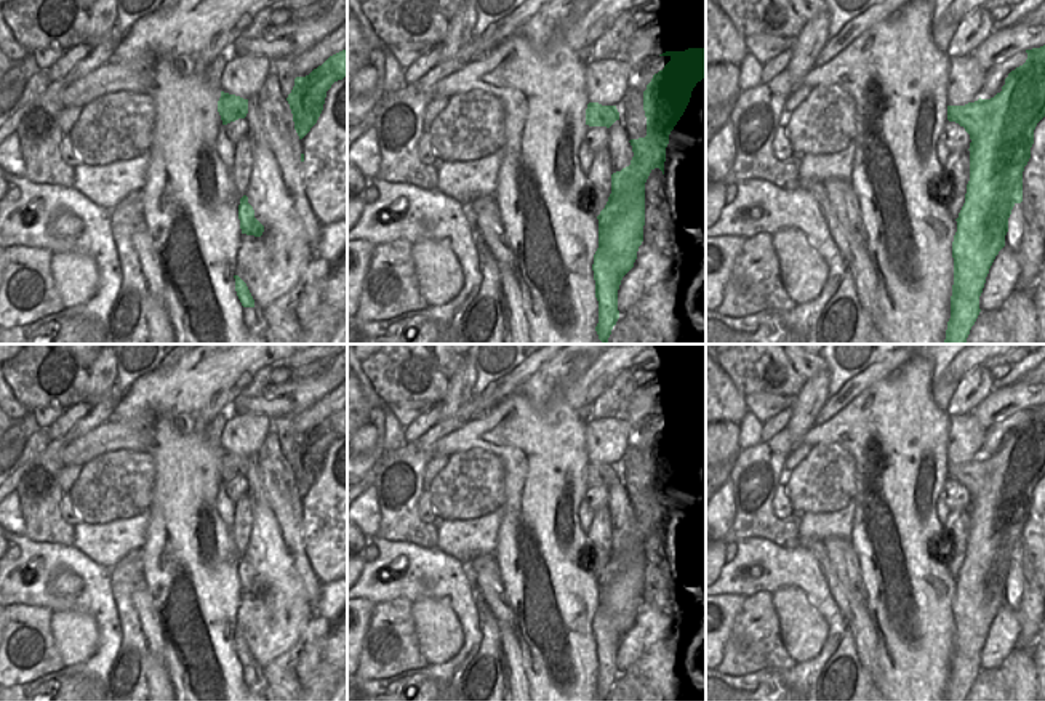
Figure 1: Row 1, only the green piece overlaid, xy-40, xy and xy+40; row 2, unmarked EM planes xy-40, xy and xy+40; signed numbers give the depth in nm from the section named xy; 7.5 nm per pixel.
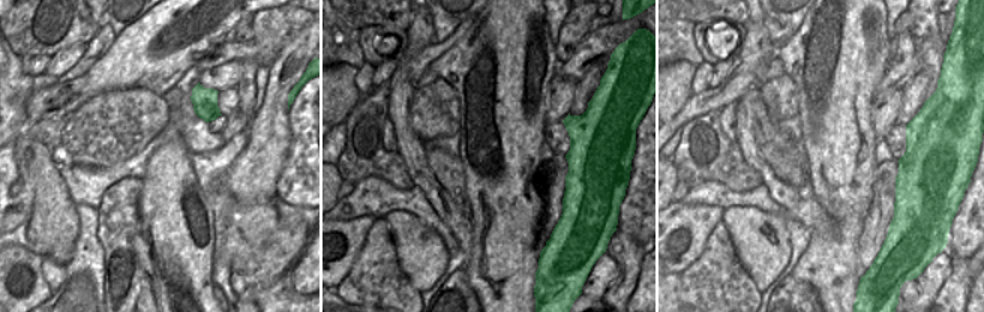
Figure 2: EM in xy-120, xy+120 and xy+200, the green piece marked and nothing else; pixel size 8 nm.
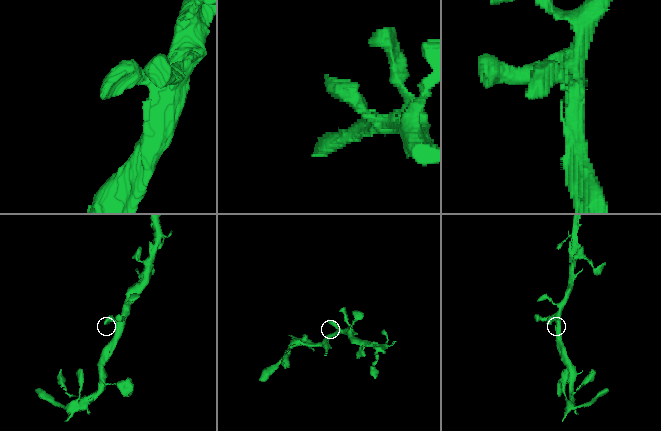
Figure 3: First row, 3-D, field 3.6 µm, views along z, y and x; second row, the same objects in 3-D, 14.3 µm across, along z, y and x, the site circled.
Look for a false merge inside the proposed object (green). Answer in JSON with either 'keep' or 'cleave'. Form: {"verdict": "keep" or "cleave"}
{"verdict": "keep"}

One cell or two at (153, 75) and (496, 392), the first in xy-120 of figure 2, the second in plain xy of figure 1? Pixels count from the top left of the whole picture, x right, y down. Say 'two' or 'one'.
two

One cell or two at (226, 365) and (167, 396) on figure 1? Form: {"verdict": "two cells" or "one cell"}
{"verdict": "one cell"}

